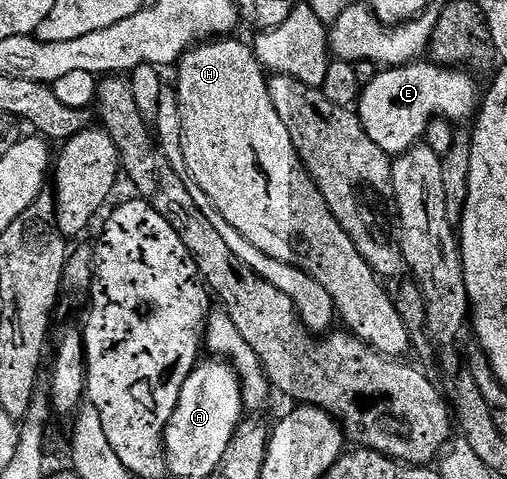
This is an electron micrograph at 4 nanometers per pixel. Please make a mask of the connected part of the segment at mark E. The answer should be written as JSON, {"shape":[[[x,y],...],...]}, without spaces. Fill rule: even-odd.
{"shape":[[[412,61],[400,67],[386,68],[362,90],[357,114],[366,135],[371,137],[383,152],[394,157],[416,146],[426,136],[427,127],[434,118],[444,118],[451,123],[468,118],[469,121],[479,107],[479,92],[477,93],[473,79],[474,76],[466,70],[440,67],[431,61]]]}

